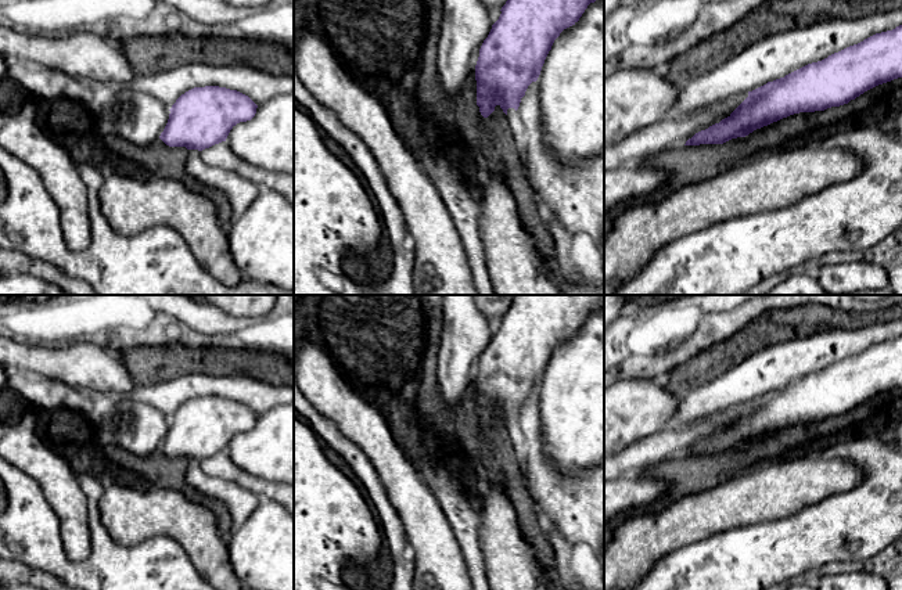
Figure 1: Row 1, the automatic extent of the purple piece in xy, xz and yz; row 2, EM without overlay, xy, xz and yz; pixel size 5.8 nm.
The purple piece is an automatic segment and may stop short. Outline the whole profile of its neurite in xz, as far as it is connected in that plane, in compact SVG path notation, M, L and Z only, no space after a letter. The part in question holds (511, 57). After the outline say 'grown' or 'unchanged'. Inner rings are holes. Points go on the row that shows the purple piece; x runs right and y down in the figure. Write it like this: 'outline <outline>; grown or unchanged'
outline M507 0L502 7L499 19L492 25L488 37L479 48L479 57L475 65L477 80L477 105L484 118L488 118L495 107L499 105L507 115L509 108L515 111L520 107L521 98L525 96L528 86L536 82L545 60L551 50L554 40L560 33L575 25L587 6L596 0Z; unchanged

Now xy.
outline M219 86L194 87L169 109L159 138L169 147L202 151L226 141L240 122L251 120L258 105L245 94Z; unchanged

